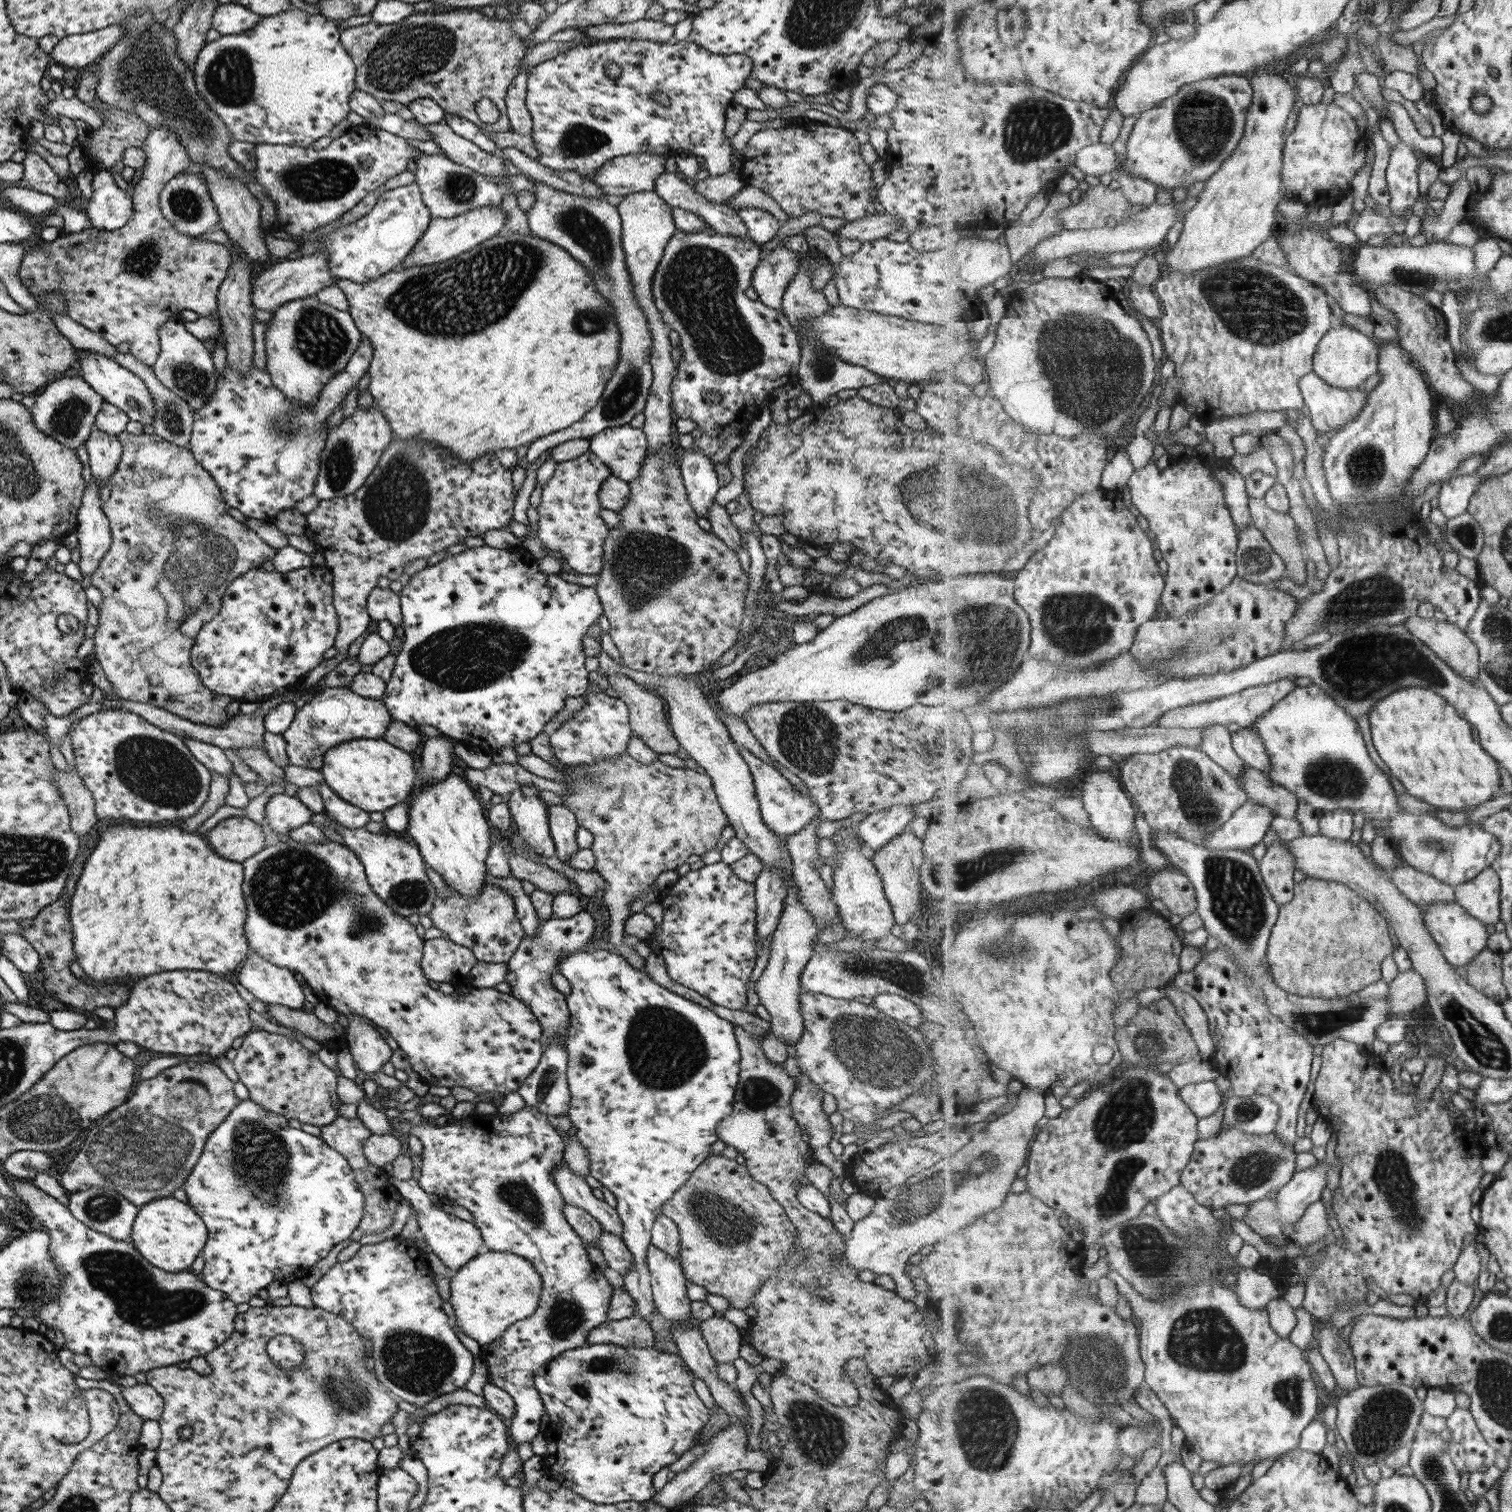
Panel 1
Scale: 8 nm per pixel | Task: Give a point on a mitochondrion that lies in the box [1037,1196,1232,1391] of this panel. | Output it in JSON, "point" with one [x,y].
{"point":[1156,1256]}

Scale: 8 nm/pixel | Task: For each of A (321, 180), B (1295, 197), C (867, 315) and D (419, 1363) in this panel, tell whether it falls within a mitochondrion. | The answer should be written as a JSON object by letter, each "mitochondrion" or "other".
{"A":"mitochondrion","B":"other","C":"other","D":"mitochondrion"}

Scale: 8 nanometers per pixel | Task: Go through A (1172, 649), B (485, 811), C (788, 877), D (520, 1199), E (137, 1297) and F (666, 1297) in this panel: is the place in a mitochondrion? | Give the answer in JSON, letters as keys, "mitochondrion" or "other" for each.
{"A":"other","B":"other","C":"other","D":"mitochondrion","E":"mitochondrion","F":"other"}

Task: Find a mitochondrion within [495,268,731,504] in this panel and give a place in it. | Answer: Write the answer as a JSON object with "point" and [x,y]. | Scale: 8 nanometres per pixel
{"point":[621,399]}

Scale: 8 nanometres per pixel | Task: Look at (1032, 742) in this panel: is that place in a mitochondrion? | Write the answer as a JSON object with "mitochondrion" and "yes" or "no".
{"mitochondrion":"yes"}

